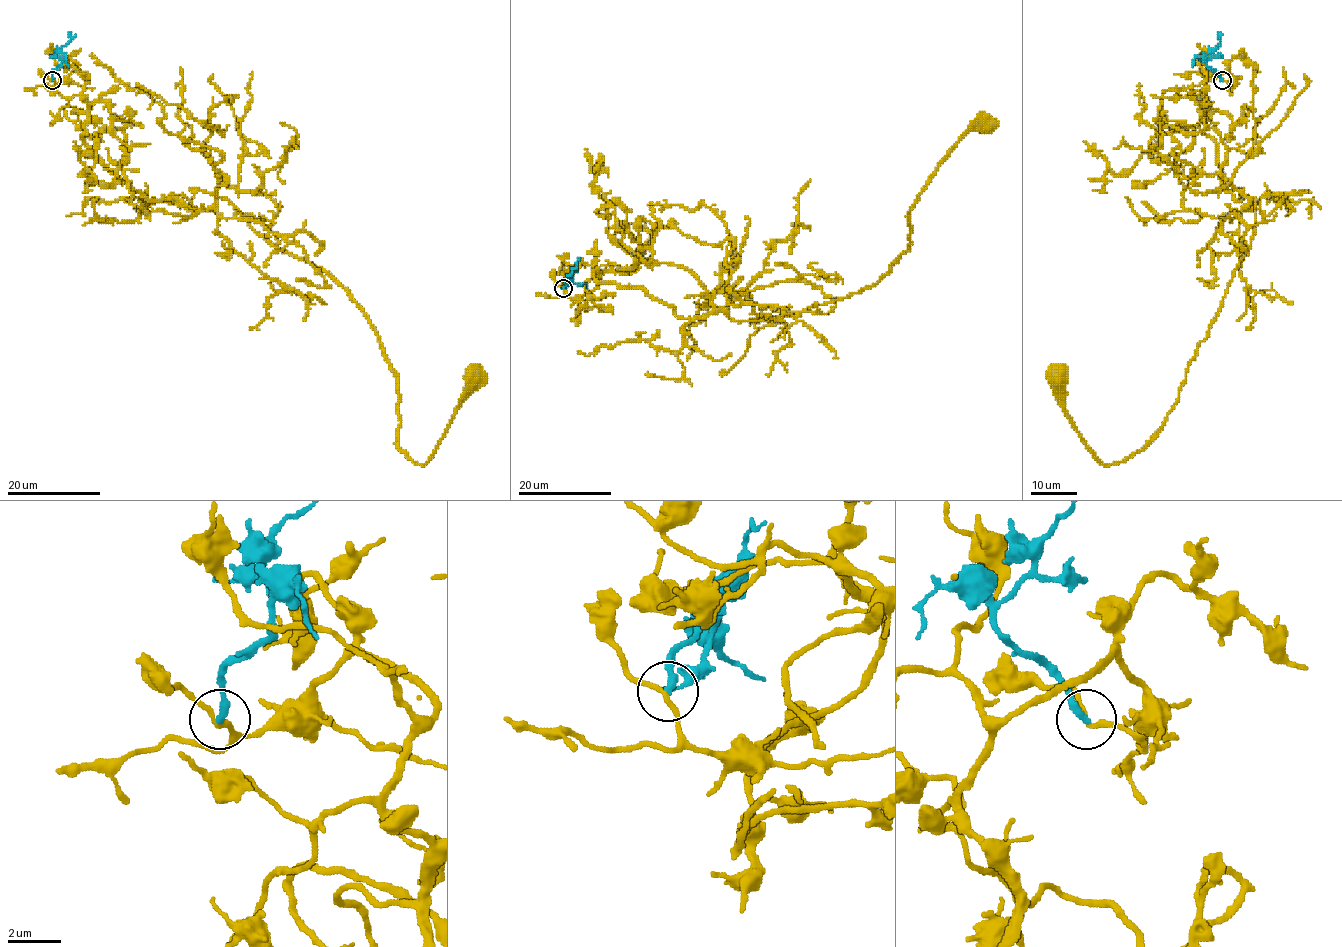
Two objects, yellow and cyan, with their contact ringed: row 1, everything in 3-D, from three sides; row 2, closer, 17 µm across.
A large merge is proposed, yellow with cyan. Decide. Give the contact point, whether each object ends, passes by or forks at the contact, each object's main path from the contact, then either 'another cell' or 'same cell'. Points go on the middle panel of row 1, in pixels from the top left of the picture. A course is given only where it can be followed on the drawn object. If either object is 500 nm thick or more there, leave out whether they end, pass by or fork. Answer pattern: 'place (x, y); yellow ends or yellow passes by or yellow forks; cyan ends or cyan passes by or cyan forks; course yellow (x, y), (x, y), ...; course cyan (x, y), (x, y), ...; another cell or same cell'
place (563, 288); yellow passes by; cyan ends; course yellow (563, 287), (592, 291), (592, 265), (683, 318), (738, 321), (843, 299), (908, 250), (908, 212), (982, 121); course cyan (563, 287), (571, 272), (571, 279), (580, 284); another cell

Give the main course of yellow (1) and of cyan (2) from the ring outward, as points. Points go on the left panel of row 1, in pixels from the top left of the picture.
1: (52, 81), (89, 78), (82, 138), (148, 199), (227, 200), (341, 286), (382, 345), (414, 462), (471, 374)
2: (52, 80), (53, 72), (60, 65), (60, 50), (71, 38), (69, 31)

